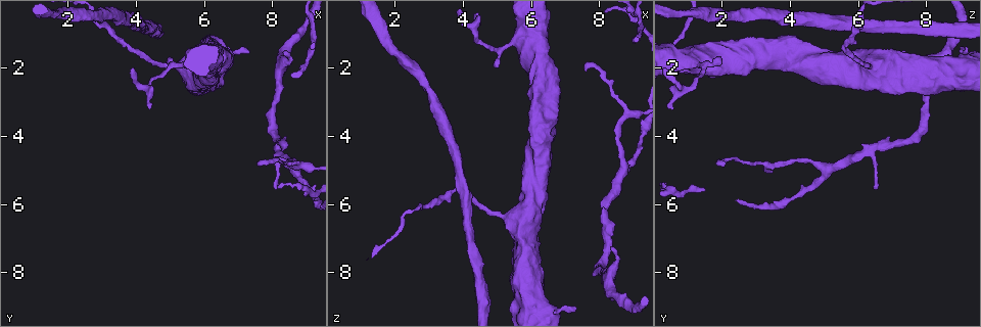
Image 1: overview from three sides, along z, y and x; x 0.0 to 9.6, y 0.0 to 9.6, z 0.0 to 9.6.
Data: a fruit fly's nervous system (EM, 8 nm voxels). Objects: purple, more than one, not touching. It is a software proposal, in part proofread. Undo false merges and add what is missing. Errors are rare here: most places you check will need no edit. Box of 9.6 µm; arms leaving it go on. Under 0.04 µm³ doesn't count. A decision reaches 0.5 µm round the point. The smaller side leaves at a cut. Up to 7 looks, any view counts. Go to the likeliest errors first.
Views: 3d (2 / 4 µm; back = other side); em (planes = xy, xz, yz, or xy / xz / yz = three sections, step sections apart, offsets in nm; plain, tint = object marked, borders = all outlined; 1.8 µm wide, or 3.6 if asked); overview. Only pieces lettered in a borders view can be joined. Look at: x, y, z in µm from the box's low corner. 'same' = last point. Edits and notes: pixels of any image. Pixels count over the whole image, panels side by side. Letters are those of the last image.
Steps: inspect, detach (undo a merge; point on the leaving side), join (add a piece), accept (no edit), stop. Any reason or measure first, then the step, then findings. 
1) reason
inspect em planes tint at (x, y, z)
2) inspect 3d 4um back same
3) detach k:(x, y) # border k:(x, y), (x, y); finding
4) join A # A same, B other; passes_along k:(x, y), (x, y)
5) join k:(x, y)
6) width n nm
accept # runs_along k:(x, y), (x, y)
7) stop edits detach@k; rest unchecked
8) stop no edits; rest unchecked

an open end
inspect em yz step 16 tint at (8.30, 1.60, 7.30)

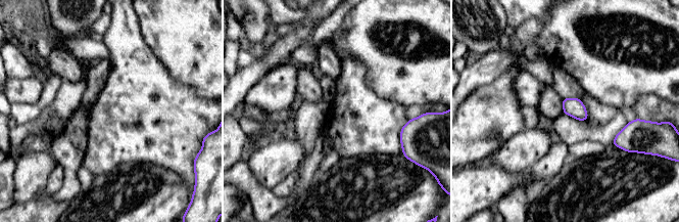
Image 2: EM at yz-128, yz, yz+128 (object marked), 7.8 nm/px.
inspect em planes borders same

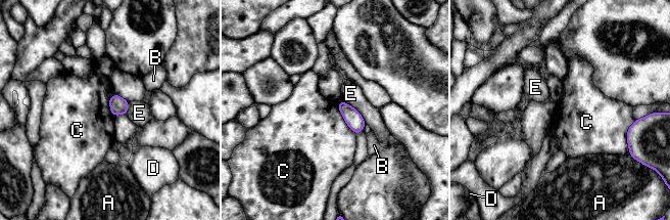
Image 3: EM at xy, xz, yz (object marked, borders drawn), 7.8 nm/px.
accept # A other, B other, C other, D other, E other; border 3:(337, 102), (343, 120), (355, 134); no lettered piece goes on from it

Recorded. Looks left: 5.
branch stops here
inspect em xz step 16 tint at (7.55, 4.80, 2.10)

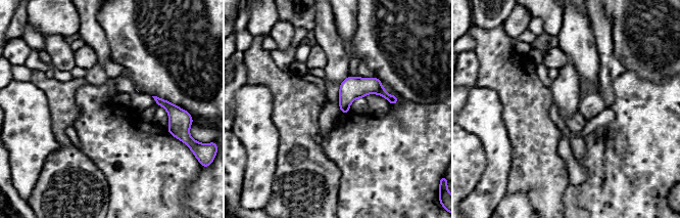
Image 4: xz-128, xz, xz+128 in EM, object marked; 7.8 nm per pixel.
another direction
inspect em planes tint same

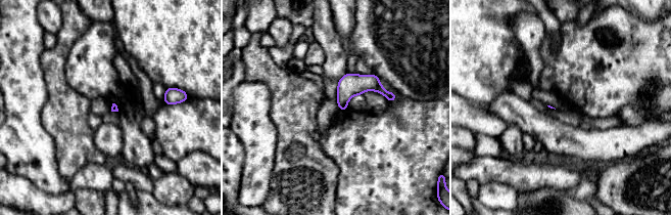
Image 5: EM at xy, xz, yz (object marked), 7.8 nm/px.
see the neighbours
inspect em planes borders same

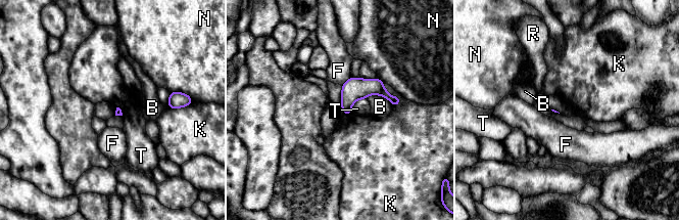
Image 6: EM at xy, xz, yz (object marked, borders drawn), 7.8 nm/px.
longest_contact B 220 nm
accept # B other, F other, K other, N other, R other, T other; no lettered piece goes on from it

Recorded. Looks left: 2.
an open end
inspect 3d 2um at (7.30, 1.55, 9.10)

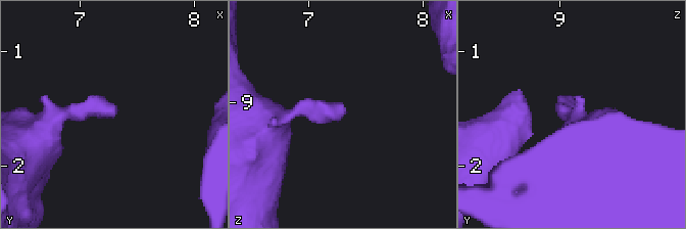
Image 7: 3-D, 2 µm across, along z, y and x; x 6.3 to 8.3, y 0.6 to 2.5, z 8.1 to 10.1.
inspect em planes borders at (7.32, 1.56, 9.04)

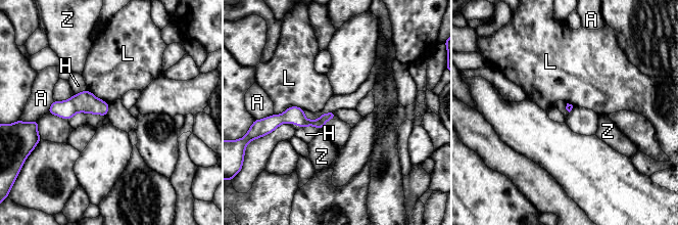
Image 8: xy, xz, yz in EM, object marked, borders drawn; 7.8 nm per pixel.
accept # A other, H other, L other, Z other; border 8:(303, 109), (289, 106), (275, 115); none of them fits

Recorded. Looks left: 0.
stop no edits; rest unchecked

